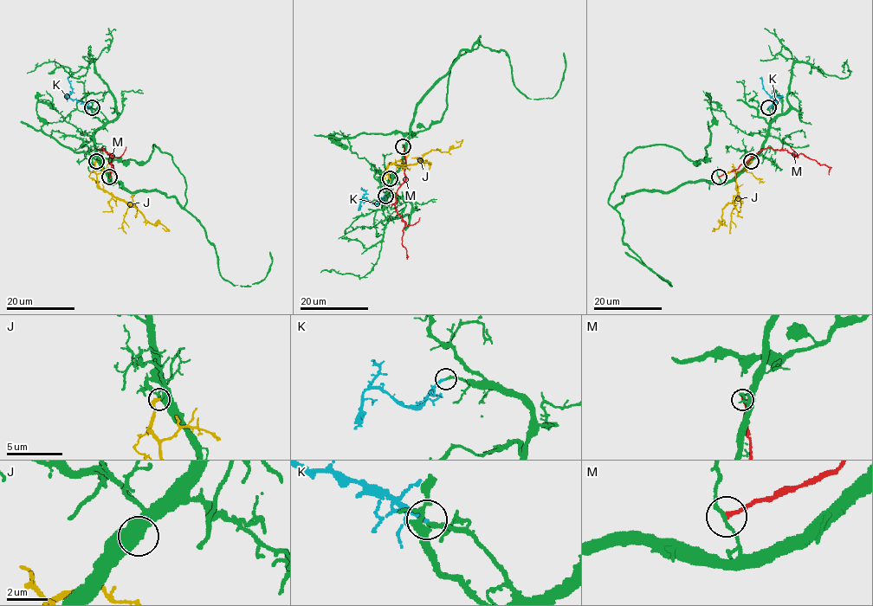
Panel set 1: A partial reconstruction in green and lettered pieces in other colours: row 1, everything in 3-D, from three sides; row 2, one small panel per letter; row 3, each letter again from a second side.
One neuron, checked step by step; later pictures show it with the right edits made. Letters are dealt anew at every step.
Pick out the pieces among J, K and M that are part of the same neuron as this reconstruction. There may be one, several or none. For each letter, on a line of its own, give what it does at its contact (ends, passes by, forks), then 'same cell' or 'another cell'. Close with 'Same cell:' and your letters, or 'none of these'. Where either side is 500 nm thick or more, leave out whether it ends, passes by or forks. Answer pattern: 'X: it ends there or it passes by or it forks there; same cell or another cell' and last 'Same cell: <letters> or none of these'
J: it ends there; same cell
K: it ends there; same cell
M: it ends there; another cell
Same cell: J, K

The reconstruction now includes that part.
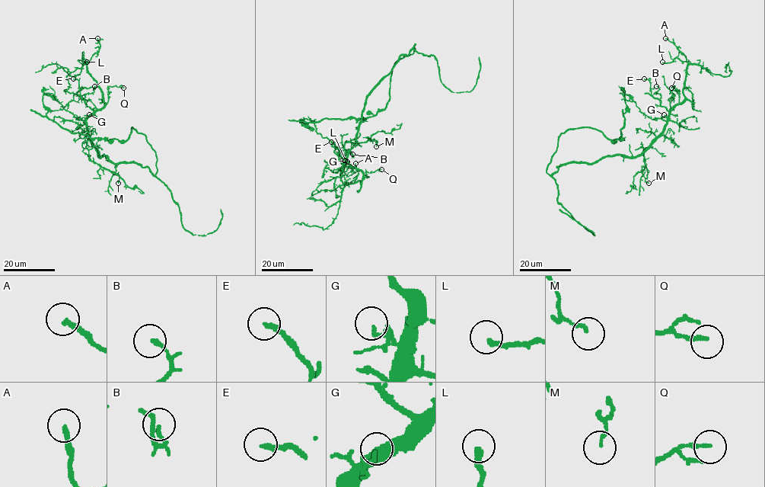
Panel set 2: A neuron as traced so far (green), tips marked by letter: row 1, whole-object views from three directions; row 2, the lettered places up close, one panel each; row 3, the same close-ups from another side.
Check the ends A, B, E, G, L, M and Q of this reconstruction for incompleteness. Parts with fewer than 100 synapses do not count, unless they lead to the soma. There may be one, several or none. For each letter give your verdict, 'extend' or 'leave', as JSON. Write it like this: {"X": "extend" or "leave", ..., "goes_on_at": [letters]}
{"A": "leave", "B": "leave", "E": "leave", "G": "leave", "L": "leave", "M": "leave", "Q": "leave", "goes_on_at": []}

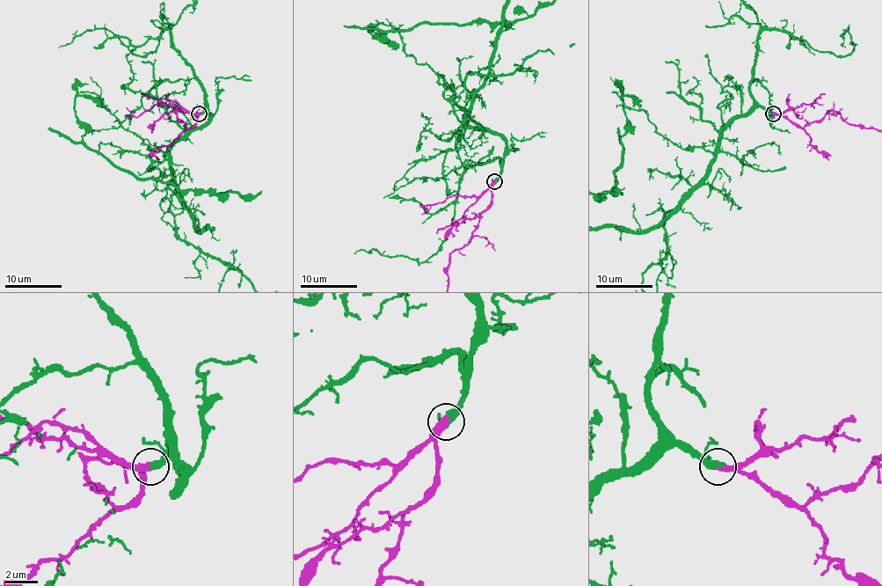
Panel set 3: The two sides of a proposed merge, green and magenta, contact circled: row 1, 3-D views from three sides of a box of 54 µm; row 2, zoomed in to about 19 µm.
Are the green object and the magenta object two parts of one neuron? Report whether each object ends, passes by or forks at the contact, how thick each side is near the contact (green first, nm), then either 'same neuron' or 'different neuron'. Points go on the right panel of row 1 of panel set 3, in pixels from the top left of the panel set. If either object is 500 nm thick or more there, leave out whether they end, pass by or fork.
calibres 480 and 500 nm; same neuron

